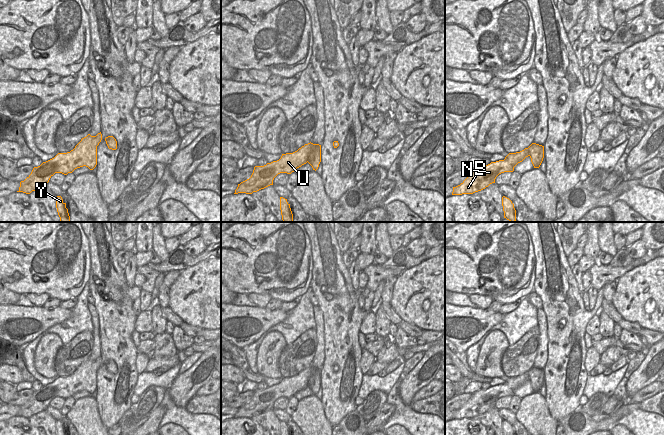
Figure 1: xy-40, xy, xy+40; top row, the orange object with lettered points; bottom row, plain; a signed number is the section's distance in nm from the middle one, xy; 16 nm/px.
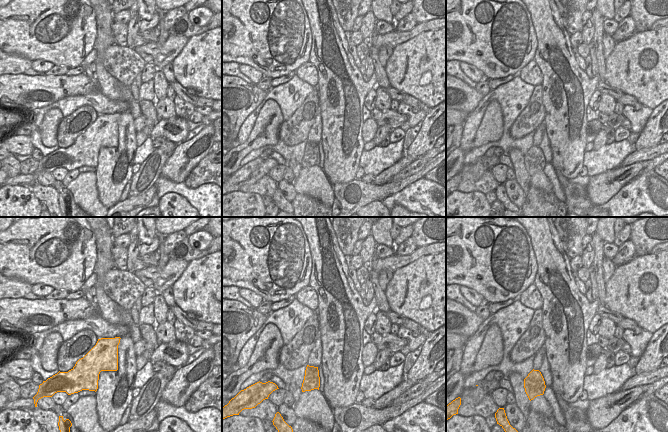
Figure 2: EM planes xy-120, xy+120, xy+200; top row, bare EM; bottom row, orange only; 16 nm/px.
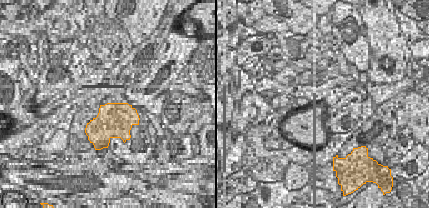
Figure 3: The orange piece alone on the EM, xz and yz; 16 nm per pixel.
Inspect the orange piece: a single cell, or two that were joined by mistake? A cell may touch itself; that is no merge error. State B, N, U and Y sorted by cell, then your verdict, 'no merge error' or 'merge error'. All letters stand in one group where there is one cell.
groups B N U / Y; merge error

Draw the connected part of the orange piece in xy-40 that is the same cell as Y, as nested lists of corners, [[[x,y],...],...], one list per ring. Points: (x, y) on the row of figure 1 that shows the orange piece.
[[[61,196],[56,197],[56,208],[61,222],[70,222],[70,216],[68,209],[66,208],[66,203],[63,202]]]

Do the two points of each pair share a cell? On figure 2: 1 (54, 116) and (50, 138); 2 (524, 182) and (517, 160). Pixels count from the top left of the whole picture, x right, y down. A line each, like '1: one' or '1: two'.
1: one
2: one

